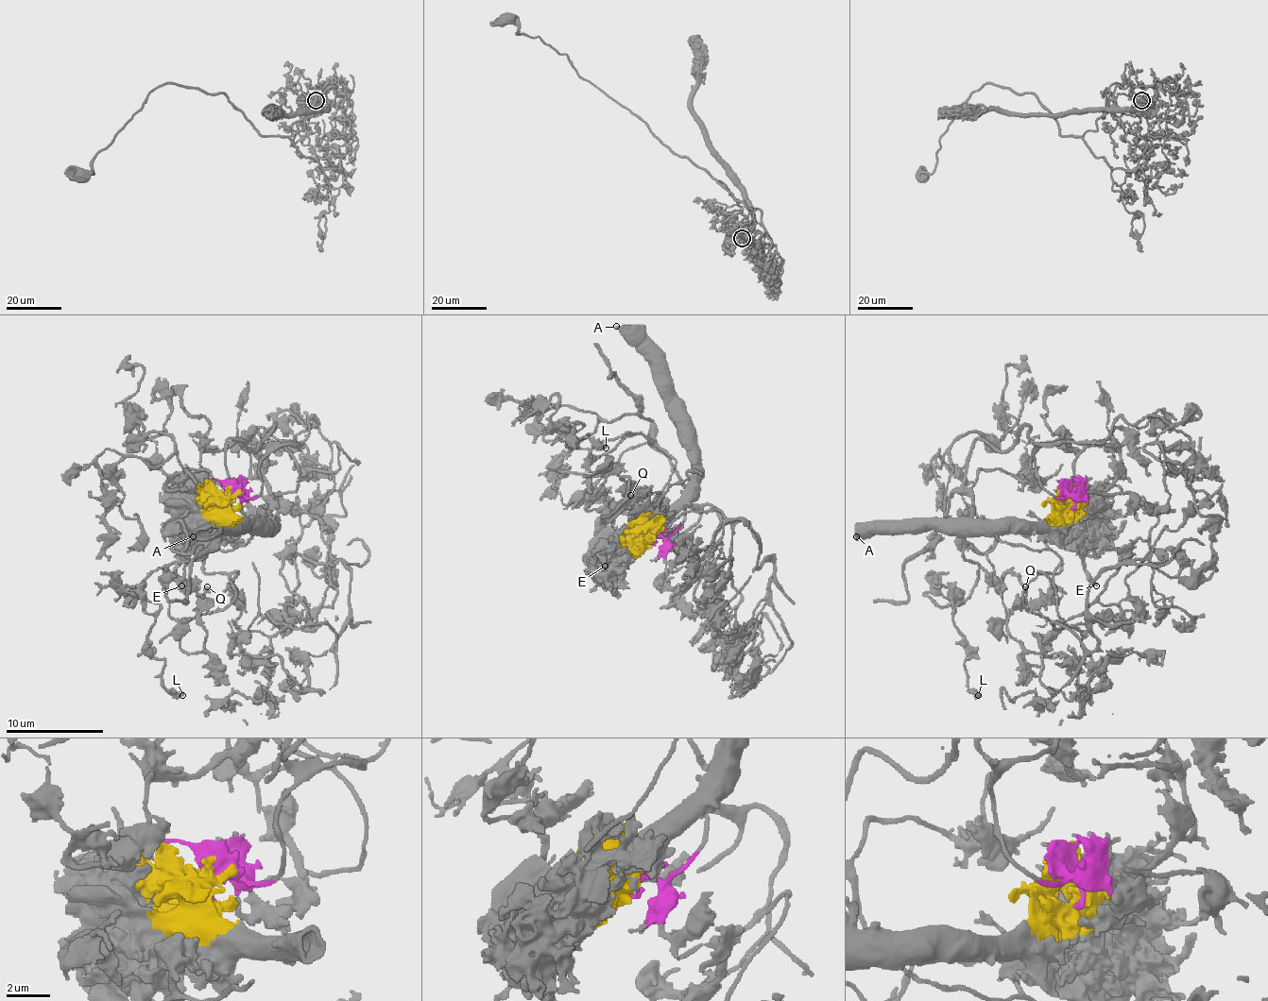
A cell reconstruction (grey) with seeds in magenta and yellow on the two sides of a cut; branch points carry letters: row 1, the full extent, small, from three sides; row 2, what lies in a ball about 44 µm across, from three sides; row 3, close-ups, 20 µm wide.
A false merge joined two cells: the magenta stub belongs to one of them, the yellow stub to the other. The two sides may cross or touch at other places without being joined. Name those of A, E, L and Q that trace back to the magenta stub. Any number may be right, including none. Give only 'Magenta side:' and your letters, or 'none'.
Magenta side: L, Q

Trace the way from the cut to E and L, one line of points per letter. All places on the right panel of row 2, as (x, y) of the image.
E: (1063, 493), (1063, 522), (1075, 534), (1085, 568), (1097, 585)
L: (1063, 493), (1040, 483), (1026, 427), (1004, 451), (972, 444), (963, 554), (980, 567), (952, 615), (977, 696)

